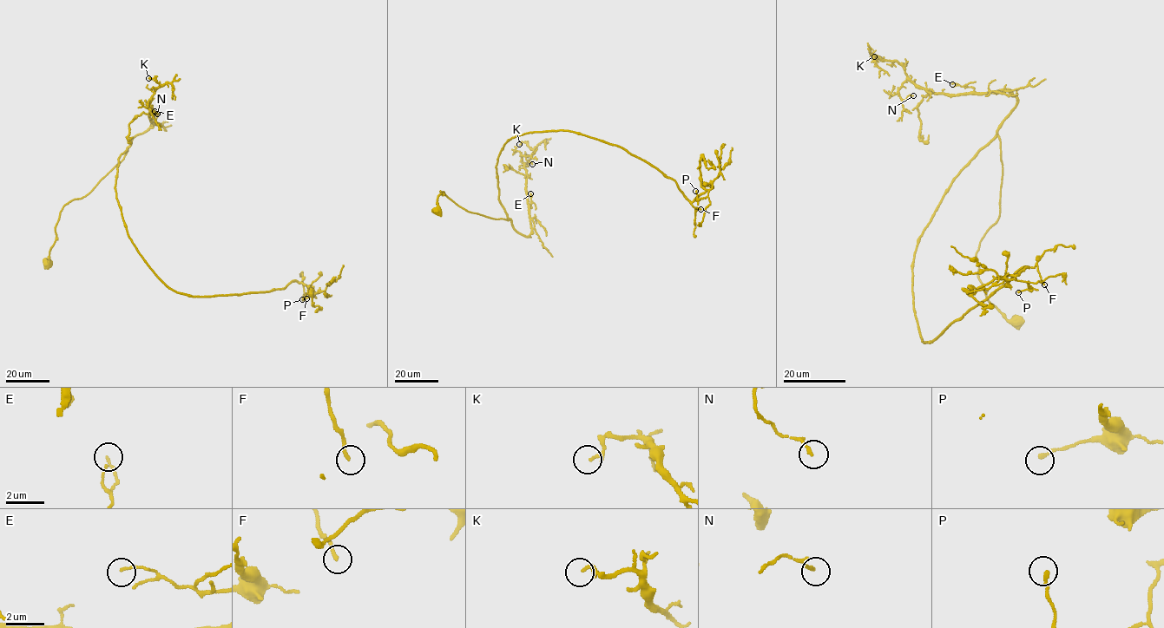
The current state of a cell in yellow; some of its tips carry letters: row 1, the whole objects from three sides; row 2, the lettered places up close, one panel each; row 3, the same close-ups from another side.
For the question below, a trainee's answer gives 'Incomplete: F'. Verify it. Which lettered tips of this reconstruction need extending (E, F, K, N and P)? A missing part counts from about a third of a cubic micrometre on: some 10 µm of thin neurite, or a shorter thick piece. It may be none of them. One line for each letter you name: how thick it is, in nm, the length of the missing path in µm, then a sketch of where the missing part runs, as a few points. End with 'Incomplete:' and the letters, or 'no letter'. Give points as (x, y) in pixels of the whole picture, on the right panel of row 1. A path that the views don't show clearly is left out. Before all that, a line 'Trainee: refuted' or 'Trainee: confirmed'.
Trainee: confirmed
F: 180 nm | 10 µm
Incomplete: F

